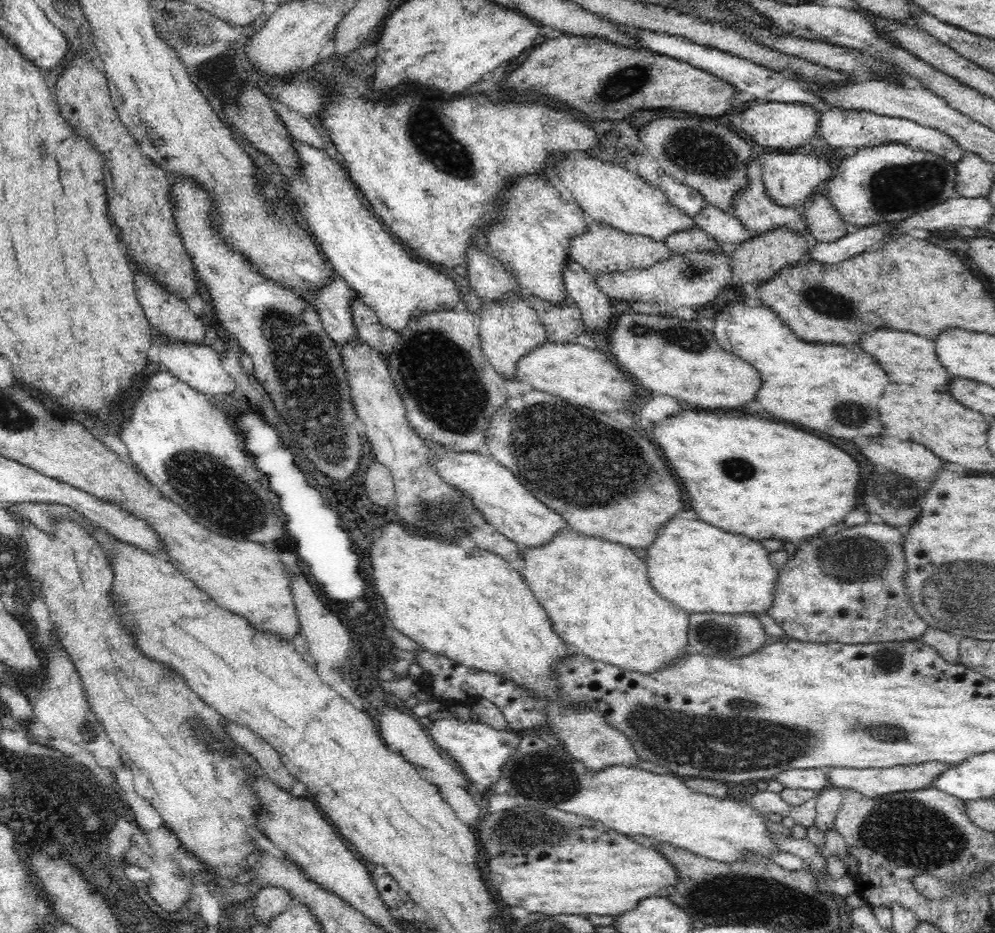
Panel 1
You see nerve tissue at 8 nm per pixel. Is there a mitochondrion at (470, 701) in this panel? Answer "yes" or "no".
no

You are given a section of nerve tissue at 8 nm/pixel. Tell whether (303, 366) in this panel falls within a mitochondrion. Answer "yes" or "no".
yes

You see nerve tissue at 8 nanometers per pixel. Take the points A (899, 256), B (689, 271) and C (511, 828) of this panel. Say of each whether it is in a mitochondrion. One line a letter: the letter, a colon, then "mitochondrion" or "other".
A: other
B: mitochondrion
C: mitochondrion

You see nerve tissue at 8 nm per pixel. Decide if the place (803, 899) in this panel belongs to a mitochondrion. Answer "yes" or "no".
yes

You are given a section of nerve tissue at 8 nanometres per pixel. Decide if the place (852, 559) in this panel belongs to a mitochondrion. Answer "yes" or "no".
yes

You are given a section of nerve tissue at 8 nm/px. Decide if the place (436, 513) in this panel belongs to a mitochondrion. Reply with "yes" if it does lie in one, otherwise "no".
yes

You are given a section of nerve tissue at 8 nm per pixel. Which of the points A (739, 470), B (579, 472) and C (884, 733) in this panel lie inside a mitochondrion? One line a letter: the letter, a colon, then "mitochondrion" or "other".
A: mitochondrion
B: mitochondrion
C: mitochondrion

